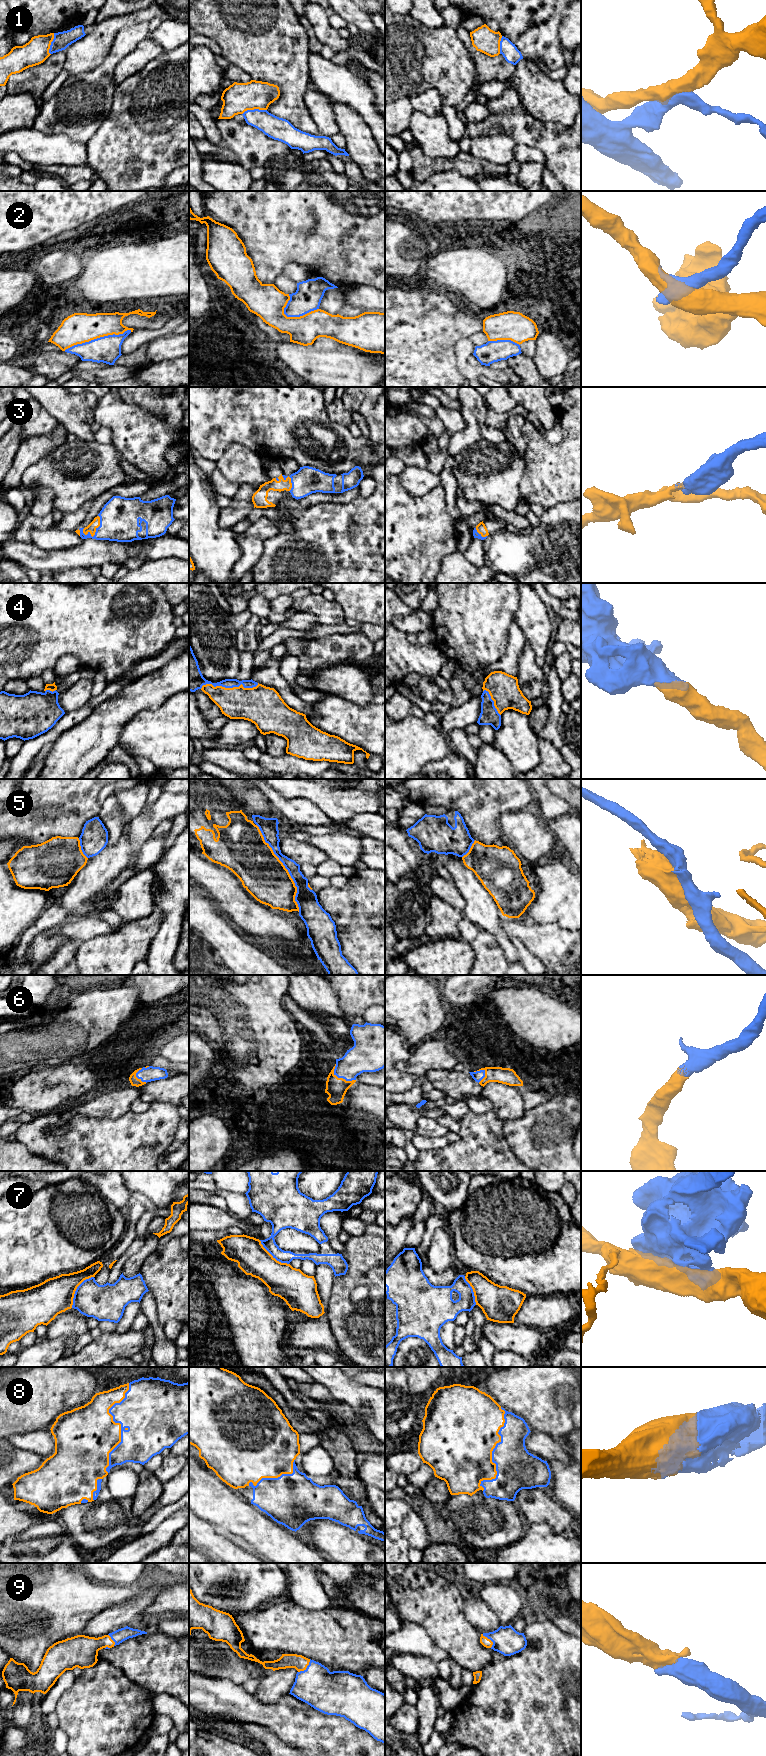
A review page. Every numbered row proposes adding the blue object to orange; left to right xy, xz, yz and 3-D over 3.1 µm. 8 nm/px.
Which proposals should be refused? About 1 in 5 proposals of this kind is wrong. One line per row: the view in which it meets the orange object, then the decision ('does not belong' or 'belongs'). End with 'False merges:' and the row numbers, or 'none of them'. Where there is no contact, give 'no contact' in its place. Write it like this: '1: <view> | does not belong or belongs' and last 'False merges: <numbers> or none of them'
1: xz | does not belong
2: xy | does not belong
3: xy | belongs
4: xz | belongs
5: xz | does not belong
6: xz | belongs
7: xy | belongs
8: yz | belongs
9: xz | belongs
False merges: 1, 2, 5

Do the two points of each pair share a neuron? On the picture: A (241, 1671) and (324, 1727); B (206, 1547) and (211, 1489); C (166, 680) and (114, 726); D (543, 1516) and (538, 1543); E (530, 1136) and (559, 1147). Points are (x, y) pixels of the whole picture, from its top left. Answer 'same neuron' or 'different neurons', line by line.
A: different neurons
B: different neurons
C: same neuron
D: different neurons
E: same neuron

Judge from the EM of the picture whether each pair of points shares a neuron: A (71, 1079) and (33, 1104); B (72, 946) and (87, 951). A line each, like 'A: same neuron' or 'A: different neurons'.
A: same neuron
B: different neurons

